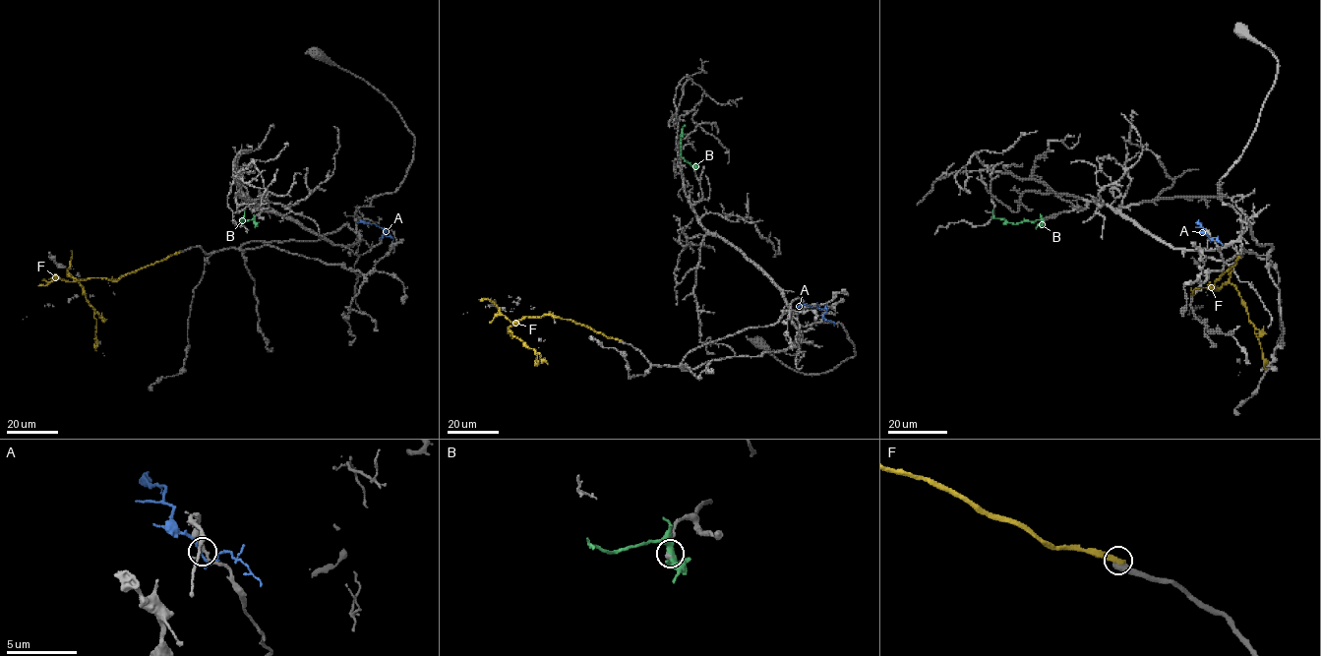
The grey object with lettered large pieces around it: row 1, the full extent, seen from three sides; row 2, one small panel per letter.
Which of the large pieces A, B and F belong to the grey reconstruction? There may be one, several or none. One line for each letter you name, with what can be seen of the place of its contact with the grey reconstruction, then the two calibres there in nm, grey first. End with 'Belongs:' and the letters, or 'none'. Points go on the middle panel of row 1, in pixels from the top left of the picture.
Belongs: none

